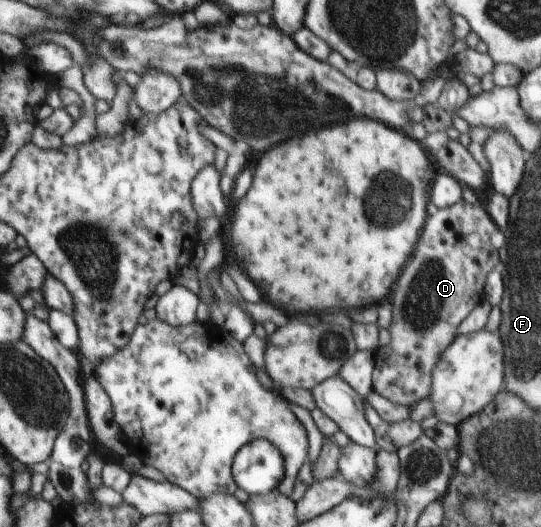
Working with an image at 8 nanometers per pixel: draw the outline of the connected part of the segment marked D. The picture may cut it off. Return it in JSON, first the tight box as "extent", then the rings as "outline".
{"extent":[371,201,498,408],"outline":[[[459,201],[444,209],[433,209],[424,225],[413,258],[406,262],[402,278],[392,300],[392,322],[388,326],[390,340],[386,346],[376,349],[377,360],[371,375],[372,391],[393,404],[408,408],[429,397],[432,368],[440,354],[452,343],[460,322],[470,314],[482,296],[482,286],[492,268],[498,263],[498,252],[490,244],[490,234],[496,230],[492,220],[482,208],[474,208],[468,202]]]}

